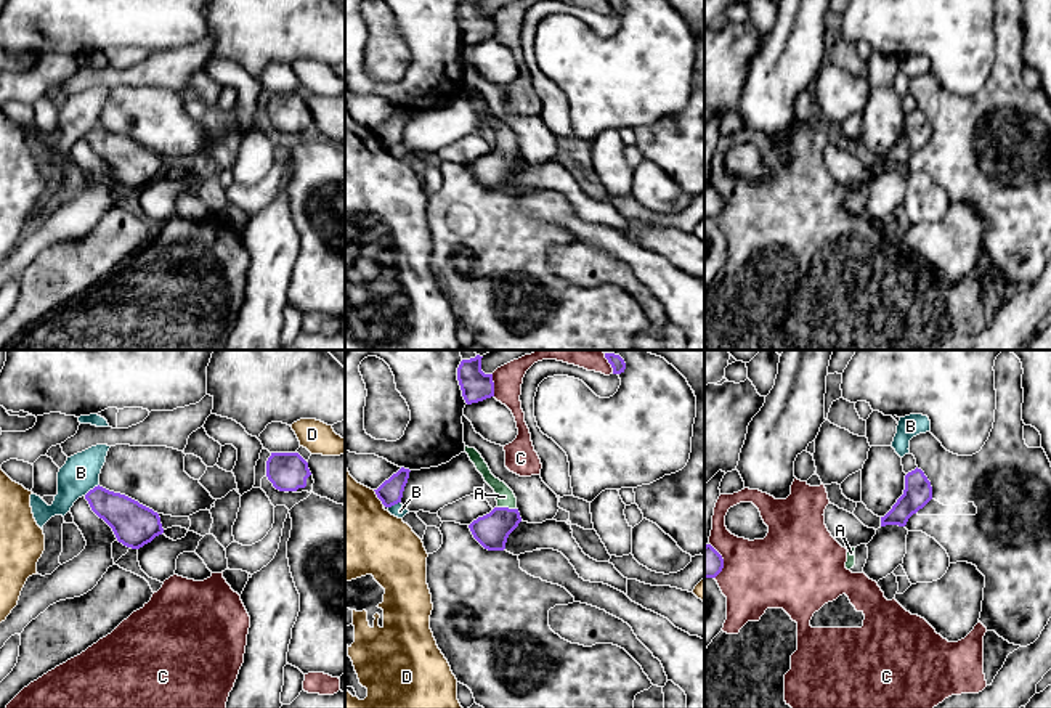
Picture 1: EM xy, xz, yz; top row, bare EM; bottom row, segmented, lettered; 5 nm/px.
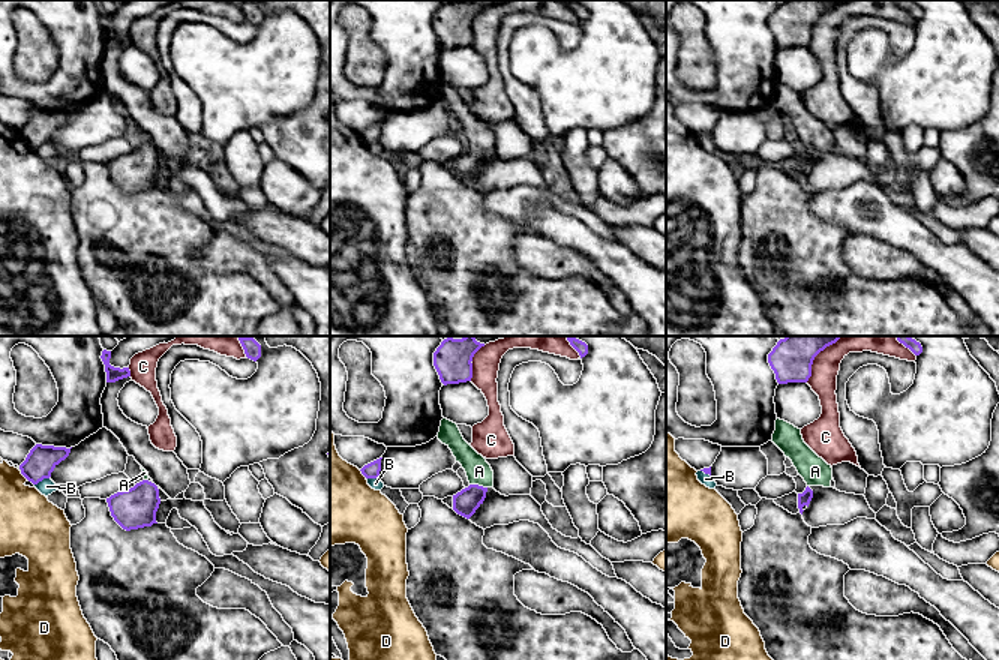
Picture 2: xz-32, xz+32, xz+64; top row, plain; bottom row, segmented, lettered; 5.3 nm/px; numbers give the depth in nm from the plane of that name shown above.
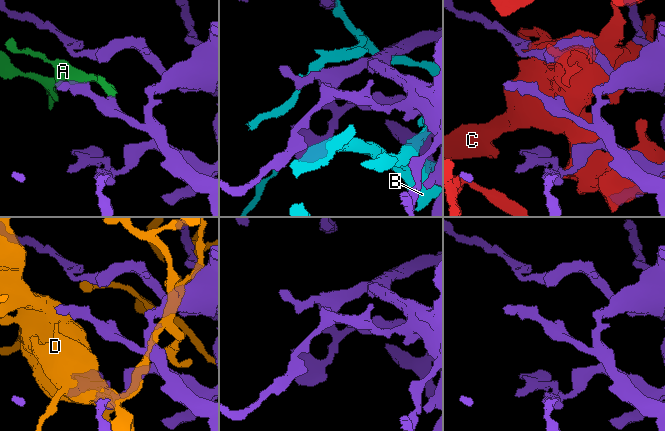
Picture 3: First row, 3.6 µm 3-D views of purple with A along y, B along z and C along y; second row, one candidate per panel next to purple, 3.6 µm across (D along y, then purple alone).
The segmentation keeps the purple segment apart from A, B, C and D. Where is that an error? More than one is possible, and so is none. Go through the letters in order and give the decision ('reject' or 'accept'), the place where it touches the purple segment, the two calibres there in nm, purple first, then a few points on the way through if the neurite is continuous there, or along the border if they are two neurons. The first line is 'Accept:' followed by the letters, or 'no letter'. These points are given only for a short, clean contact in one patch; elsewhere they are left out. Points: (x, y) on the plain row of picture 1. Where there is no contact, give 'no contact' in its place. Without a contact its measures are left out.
Accept: A
A: accept; meets purple in xz at (507, 148); 170 nm thick on the purple side, 90 nm on the other; runs through xz (491, 170), (506, 156), (507, 148), (504, 137)
B: reject; meets purple in xy at (90, 130); 200 nm thick on the purple side, 190 nm on the other
C: reject; meets purple in xz at (493, 26); 150 nm thick on the purple side, 150 nm on the other
D: reject; meets purple in xz at (377, 137); 120 nm thick on the purple side, 460 nm on the other

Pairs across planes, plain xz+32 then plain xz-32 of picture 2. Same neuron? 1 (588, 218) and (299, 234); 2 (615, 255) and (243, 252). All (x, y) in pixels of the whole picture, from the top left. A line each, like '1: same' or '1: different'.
1: different
2: different

